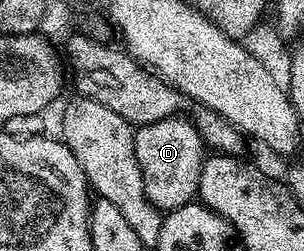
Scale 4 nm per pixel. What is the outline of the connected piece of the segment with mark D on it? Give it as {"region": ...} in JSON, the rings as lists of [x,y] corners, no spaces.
{"region":[[[183,115],[171,116],[158,122],[141,124],[134,132],[134,154],[138,158],[138,170],[142,172],[146,198],[165,214],[193,203],[200,191],[206,145],[195,123],[184,119]]]}

